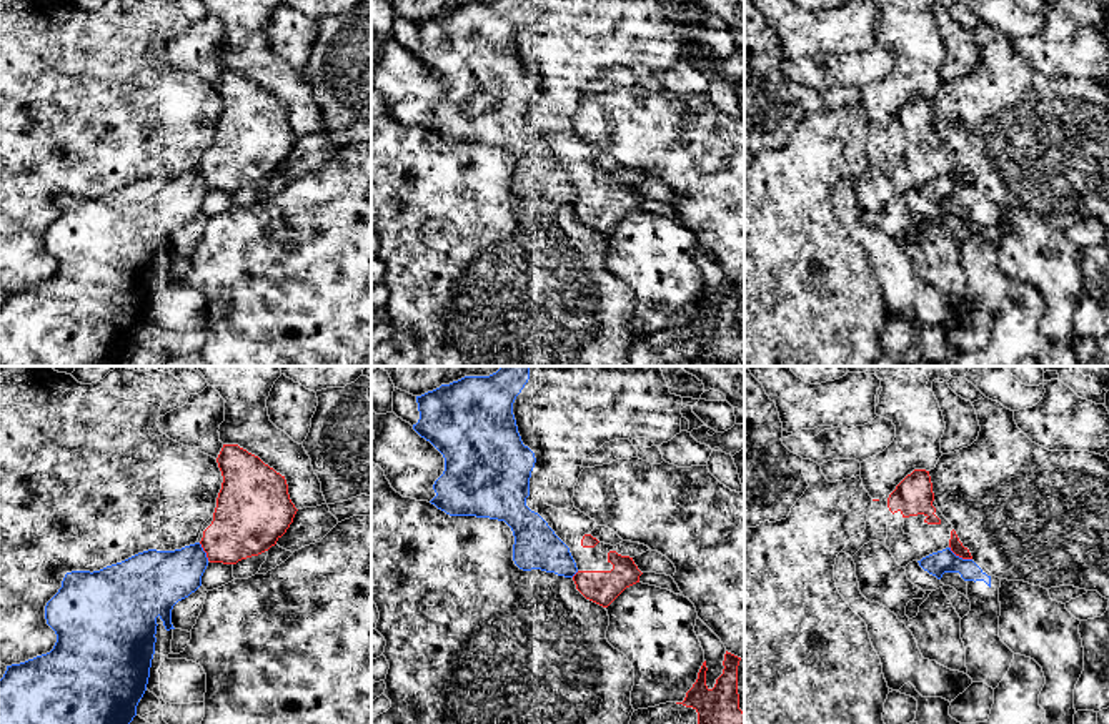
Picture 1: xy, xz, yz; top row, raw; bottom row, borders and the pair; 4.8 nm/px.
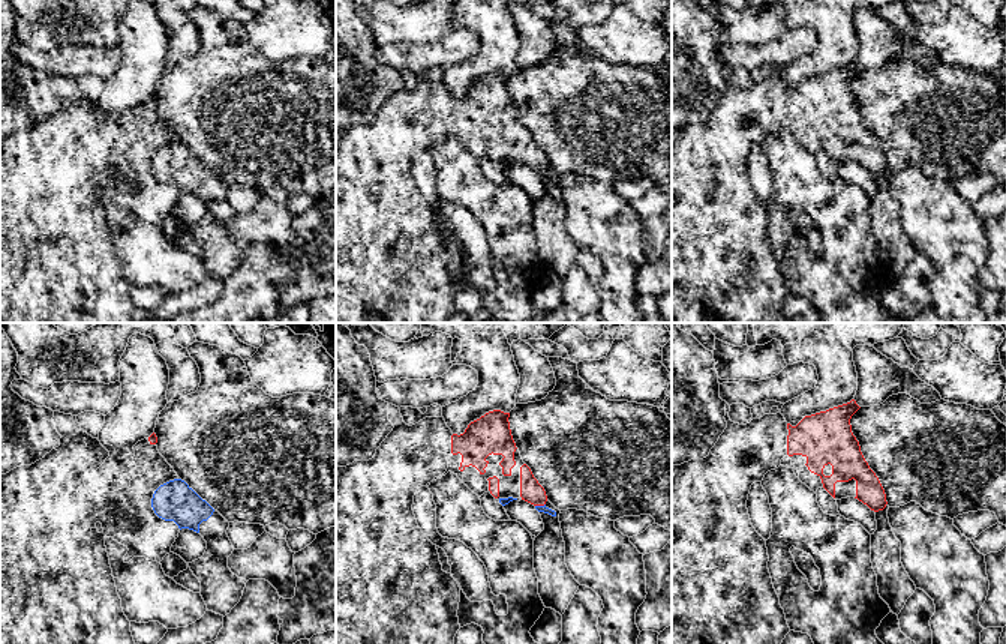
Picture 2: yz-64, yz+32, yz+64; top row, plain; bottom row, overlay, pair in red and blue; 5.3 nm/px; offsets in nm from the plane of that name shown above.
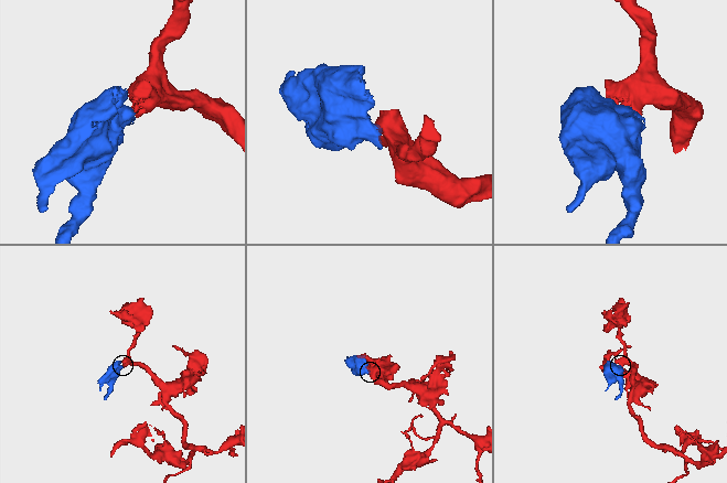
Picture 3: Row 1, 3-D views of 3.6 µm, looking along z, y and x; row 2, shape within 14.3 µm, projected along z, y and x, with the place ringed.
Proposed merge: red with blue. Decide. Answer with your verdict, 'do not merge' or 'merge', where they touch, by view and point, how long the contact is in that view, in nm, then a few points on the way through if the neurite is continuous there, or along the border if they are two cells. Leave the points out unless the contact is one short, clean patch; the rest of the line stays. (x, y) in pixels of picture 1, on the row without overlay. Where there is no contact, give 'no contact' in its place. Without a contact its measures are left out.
do not merge; contact yz (959, 183); length 130 nm; border yz (949, 173), (956, 182), (971, 187)

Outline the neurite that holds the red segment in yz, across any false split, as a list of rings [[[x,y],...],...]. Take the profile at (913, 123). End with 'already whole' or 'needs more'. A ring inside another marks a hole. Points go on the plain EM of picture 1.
[[[914,97],[889,121],[884,173],[901,195],[946,175],[962,186],[972,186],[939,138],[926,97]]]; needs more

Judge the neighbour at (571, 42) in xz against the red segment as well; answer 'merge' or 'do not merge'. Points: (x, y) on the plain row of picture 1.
merge

